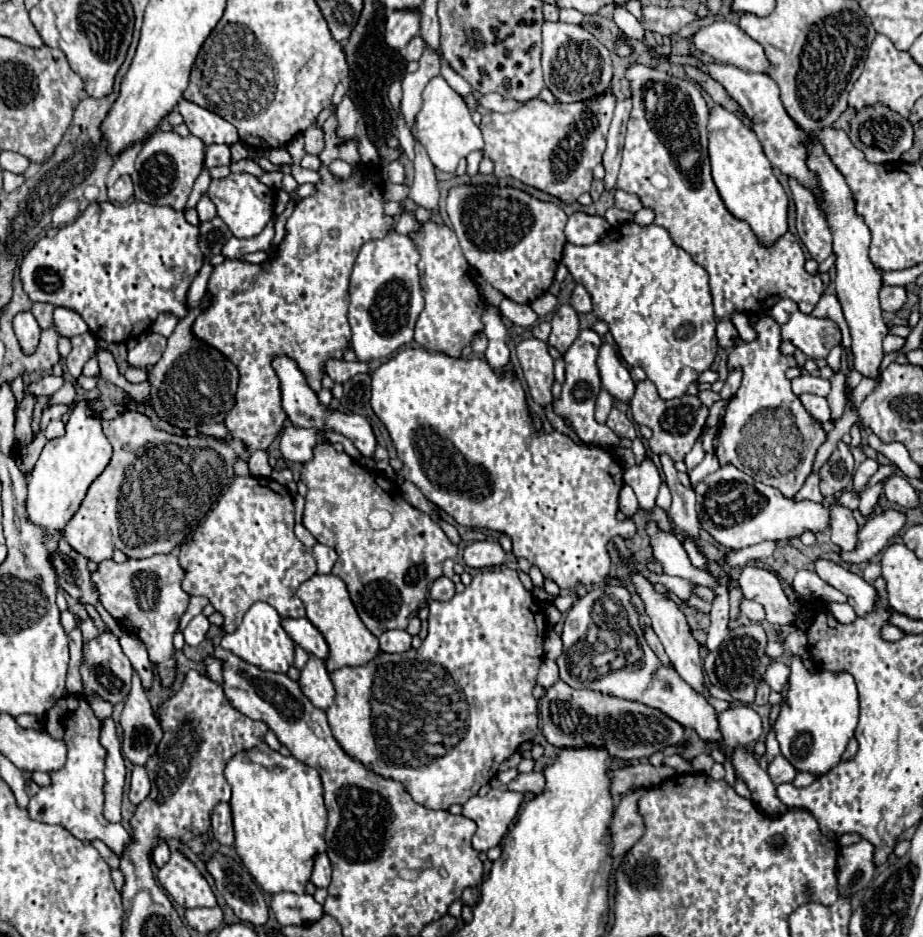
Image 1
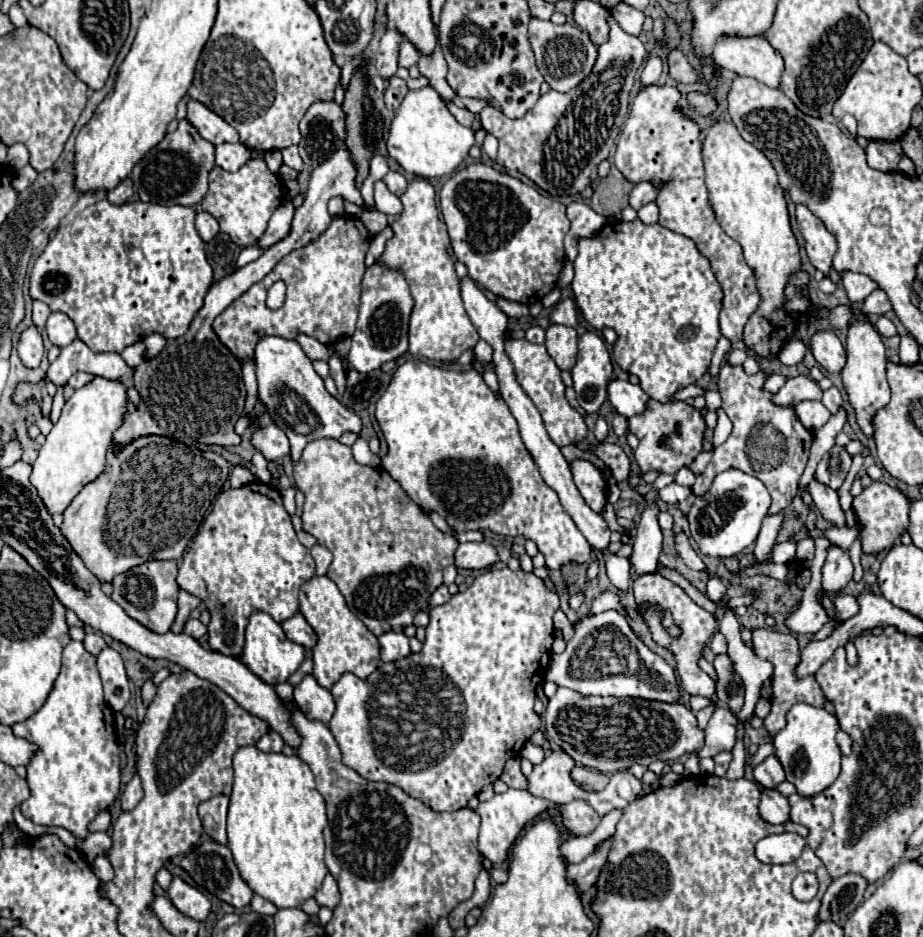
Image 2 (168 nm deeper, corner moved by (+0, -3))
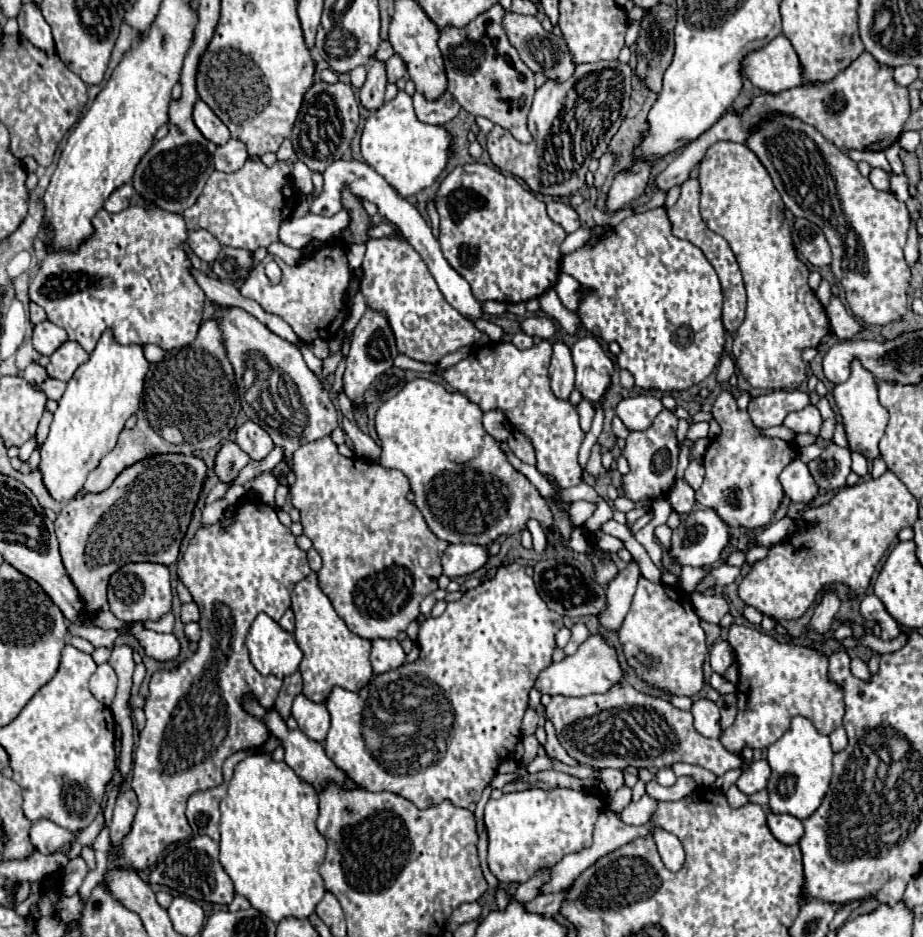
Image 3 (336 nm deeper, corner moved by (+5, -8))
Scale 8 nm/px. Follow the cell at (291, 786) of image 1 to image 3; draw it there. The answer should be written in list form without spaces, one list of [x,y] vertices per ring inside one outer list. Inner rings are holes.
[[[252,754],[244,758],[228,784],[228,792],[220,802],[220,864],[234,882],[236,894],[244,896],[252,908],[266,914],[270,920],[308,918],[314,914],[318,902],[324,898],[326,888],[320,876],[320,866],[326,854],[326,840],[316,830],[318,820],[318,794],[302,782],[286,762],[272,760],[270,754]]]

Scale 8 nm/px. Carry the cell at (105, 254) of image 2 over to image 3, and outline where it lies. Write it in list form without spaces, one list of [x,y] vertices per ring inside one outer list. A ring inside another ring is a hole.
[[[130,206],[118,214],[110,214],[106,210],[100,210],[94,220],[94,236],[88,238],[76,252],[48,252],[46,258],[42,260],[42,266],[38,270],[38,274],[34,276],[32,284],[30,284],[30,300],[36,302],[38,306],[42,306],[48,314],[48,320],[60,328],[64,328],[68,332],[68,340],[74,340],[78,342],[86,352],[92,352],[102,336],[102,332],[106,328],[112,328],[114,330],[114,336],[120,344],[158,344],[162,346],[164,350],[172,350],[172,348],[184,348],[188,346],[196,334],[198,334],[198,328],[200,328],[200,322],[202,322],[202,310],[204,310],[204,292],[202,288],[196,284],[196,280],[192,278],[192,274],[188,272],[188,268],[192,266],[186,252],[184,252],[184,242],[186,242],[186,226],[184,226],[184,220],[180,214],[172,214],[172,212],[164,212],[164,210],[158,210],[158,208],[140,208],[140,206]]]

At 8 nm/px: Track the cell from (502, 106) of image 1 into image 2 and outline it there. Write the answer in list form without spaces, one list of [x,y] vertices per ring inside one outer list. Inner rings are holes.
[[[455,97],[453,101],[455,101],[455,105],[469,109],[471,113],[481,113],[481,111],[489,105],[489,103],[483,101],[483,99],[471,99],[471,97]]]

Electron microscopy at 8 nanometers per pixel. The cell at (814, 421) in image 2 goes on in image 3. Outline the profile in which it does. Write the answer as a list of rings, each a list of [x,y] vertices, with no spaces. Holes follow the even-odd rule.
[[[812,404],[798,410],[798,412],[790,412],[784,418],[784,426],[790,428],[794,434],[814,434],[814,436],[818,436],[822,422],[824,420],[822,420],[818,408],[812,406]]]

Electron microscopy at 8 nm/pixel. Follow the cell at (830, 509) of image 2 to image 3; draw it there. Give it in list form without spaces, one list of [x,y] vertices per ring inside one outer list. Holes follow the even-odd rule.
[[[802,460],[790,462],[790,466],[786,466],[782,470],[778,480],[784,488],[784,494],[794,502],[810,504],[818,494],[818,486],[816,486],[814,478],[810,476],[808,466]]]

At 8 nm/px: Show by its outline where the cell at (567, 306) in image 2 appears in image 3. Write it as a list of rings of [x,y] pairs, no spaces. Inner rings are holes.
[[[528,316],[520,322],[520,330],[526,332],[528,336],[538,336],[548,340],[554,334],[554,322],[548,316]]]

